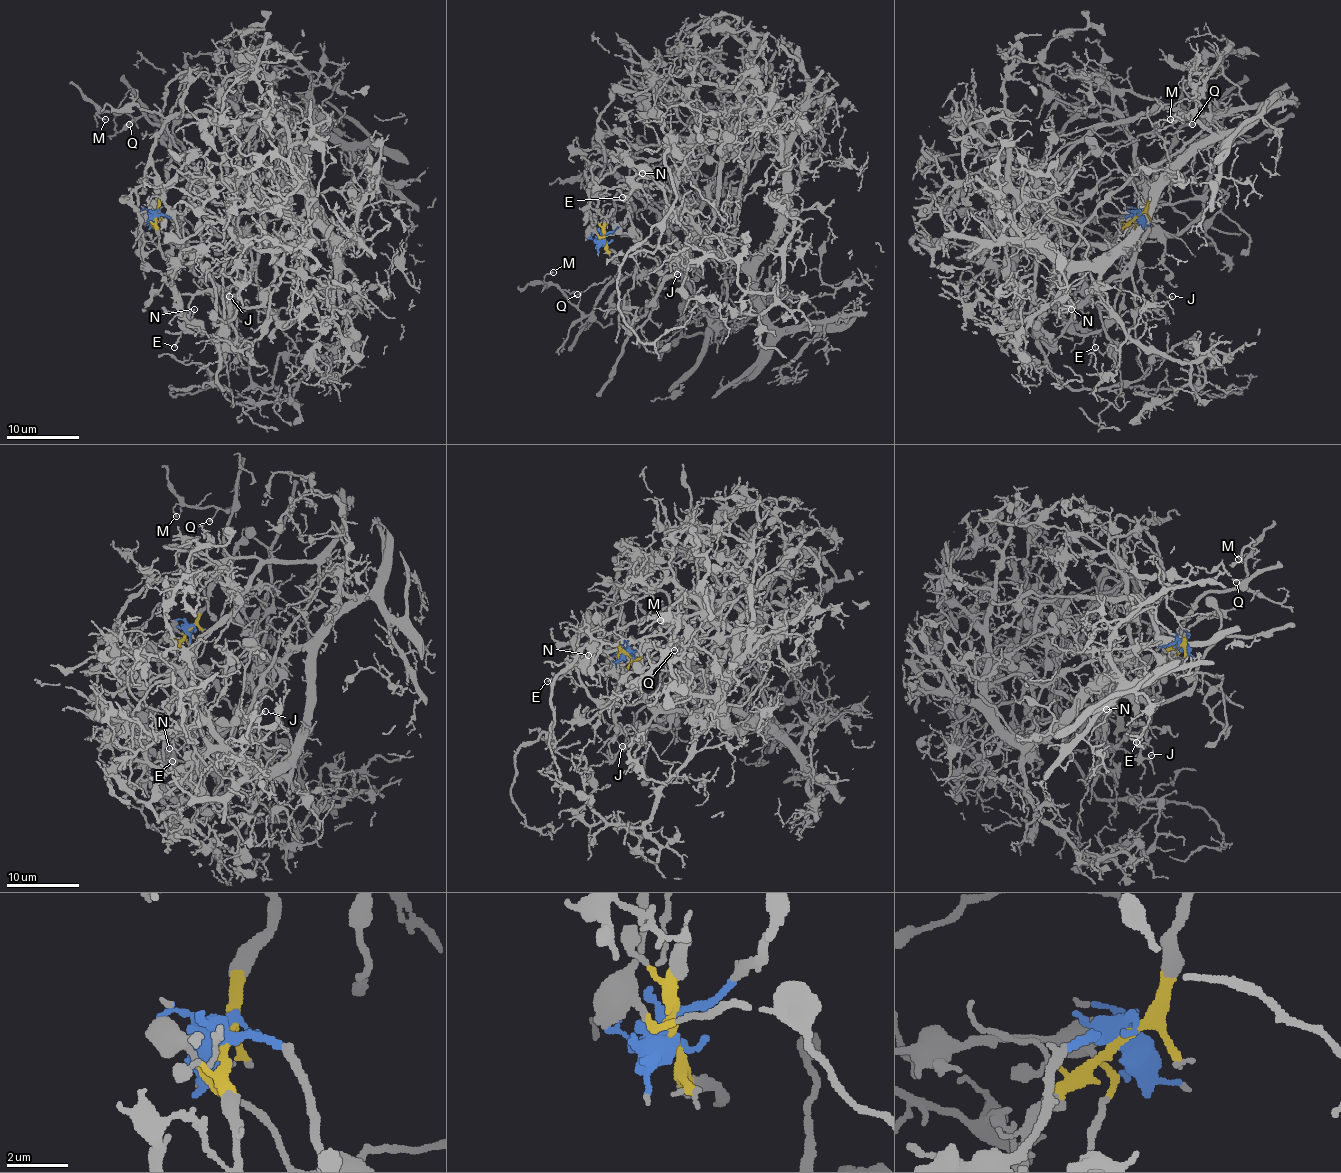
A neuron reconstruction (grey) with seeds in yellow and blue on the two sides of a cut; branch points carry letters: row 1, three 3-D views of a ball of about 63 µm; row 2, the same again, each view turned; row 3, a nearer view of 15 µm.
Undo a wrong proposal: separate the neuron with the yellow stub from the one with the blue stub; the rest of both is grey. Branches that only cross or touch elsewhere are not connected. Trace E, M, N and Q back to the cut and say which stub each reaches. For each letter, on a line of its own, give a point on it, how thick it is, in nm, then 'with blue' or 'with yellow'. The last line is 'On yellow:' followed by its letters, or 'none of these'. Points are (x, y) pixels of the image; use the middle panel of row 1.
E: place (622, 197); calibre 140 nm; with blue
M: place (553, 272); calibre 150 nm; with yellow
N: place (642, 173); calibre 140 nm; with blue
Q: place (577, 294); calibre 180 nm; with yellow
On yellow: M, Q

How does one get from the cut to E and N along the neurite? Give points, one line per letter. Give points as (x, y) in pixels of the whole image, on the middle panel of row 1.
E: (604, 238), (624, 220), (627, 198), (635, 189), (662, 184), (640, 178), (636, 188), (627, 197), (622, 197)
N: (604, 238), (624, 220), (627, 198), (635, 189), (662, 184), (640, 178), (636, 184), (633, 178), (642, 173)

